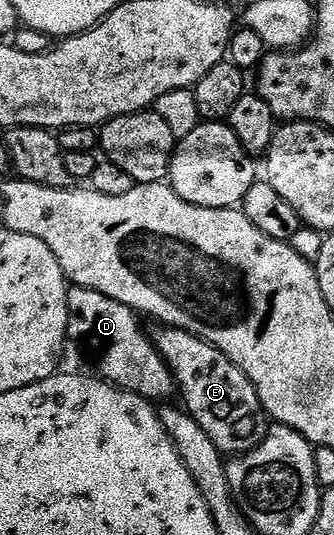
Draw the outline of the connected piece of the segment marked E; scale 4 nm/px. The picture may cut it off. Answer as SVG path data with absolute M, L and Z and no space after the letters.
M160 326L157 329L154 332L156 349L176 379L179 399L184 399L183 407L192 415L194 422L210 434L210 442L214 442L222 454L233 457L257 448L262 439L260 419L265 419L266 413L250 378L246 378L246 374L242 374L242 370L234 366L222 350L190 334L185 328Z

